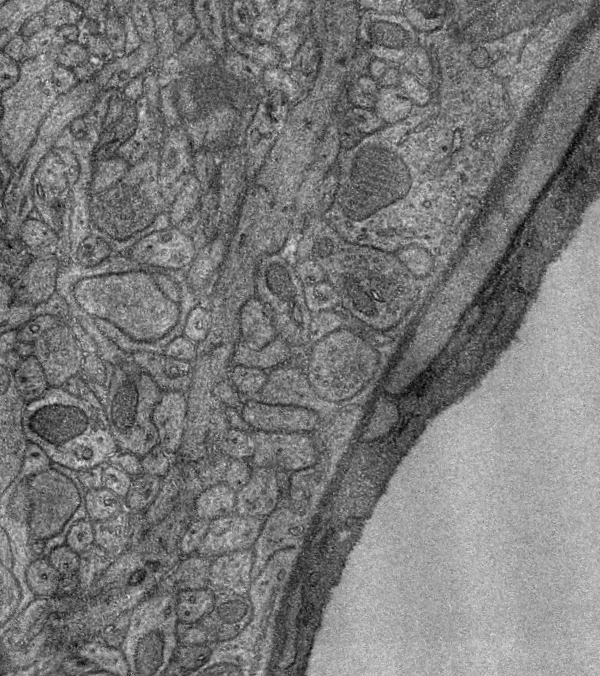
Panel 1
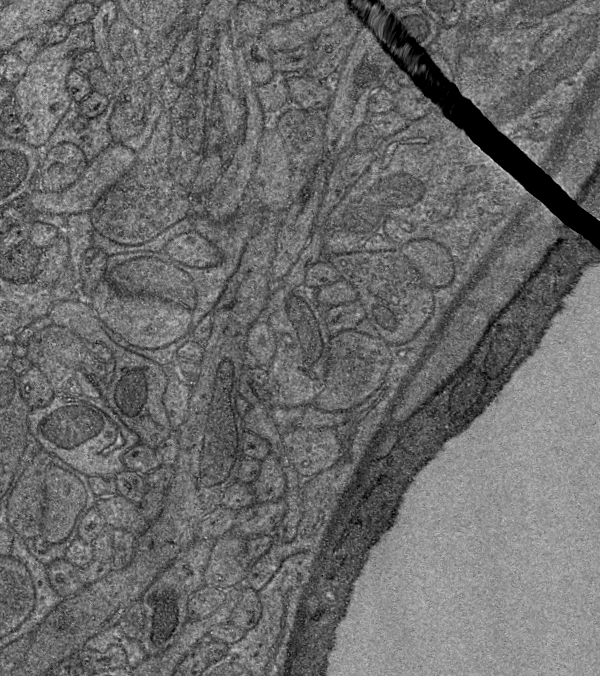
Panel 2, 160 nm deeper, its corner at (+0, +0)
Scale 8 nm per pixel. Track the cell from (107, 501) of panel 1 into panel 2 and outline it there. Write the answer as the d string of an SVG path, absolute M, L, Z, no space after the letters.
M119 493L97 497L95 508L105 519L109 528L122 529L140 535L151 524L143 517L137 504Z

